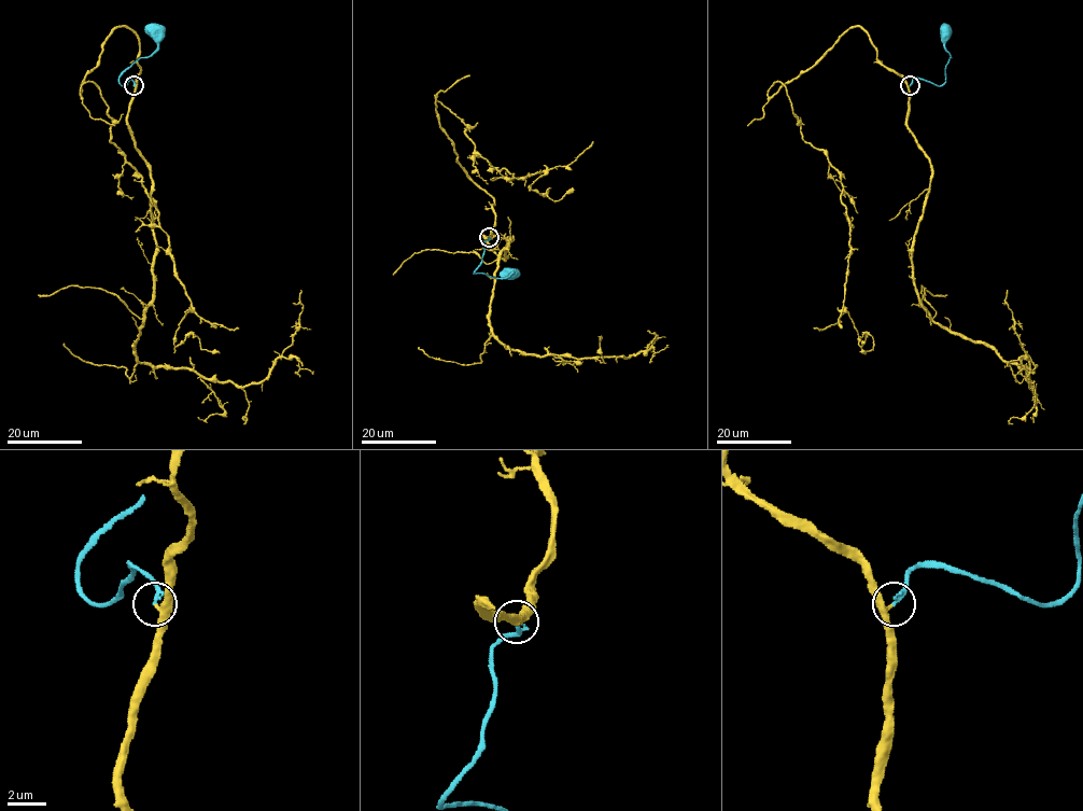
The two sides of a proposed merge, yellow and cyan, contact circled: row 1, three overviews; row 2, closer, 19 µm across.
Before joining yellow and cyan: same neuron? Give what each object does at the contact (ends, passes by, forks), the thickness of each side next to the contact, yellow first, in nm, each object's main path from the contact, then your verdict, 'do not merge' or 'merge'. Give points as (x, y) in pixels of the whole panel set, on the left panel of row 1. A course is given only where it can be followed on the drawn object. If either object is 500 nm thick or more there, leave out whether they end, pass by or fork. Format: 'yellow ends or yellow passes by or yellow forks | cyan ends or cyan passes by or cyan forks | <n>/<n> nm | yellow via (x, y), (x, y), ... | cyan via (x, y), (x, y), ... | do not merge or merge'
yellow passes by | cyan ends | 240/200 nm | yellow via (134, 85), (139, 41), (117, 27), (80, 96), (98, 88), (167, 236), (191, 303), (173, 344), (220, 352) | cyan via (134, 85), (128, 79), (122, 85), (120, 75), (157, 49), (157, 31) | merge

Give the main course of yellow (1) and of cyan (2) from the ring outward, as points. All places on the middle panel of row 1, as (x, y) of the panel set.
1: (488, 237), (494, 199), (462, 167), (434, 96), (498, 170), (546, 171), (529, 186), (554, 201), (574, 190)
2: (488, 237), (474, 274), (494, 278), (506, 278), (511, 273), (511, 277), (511, 274)

